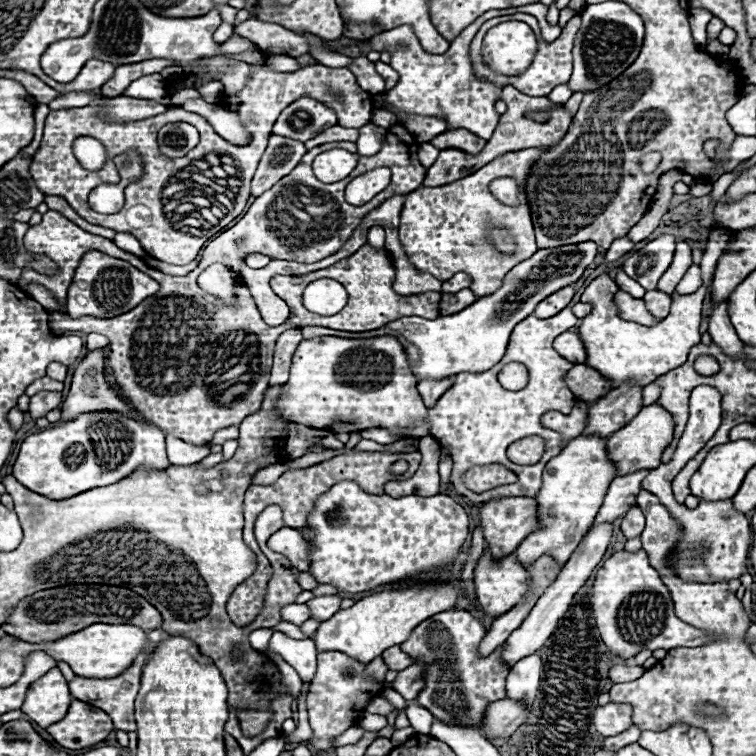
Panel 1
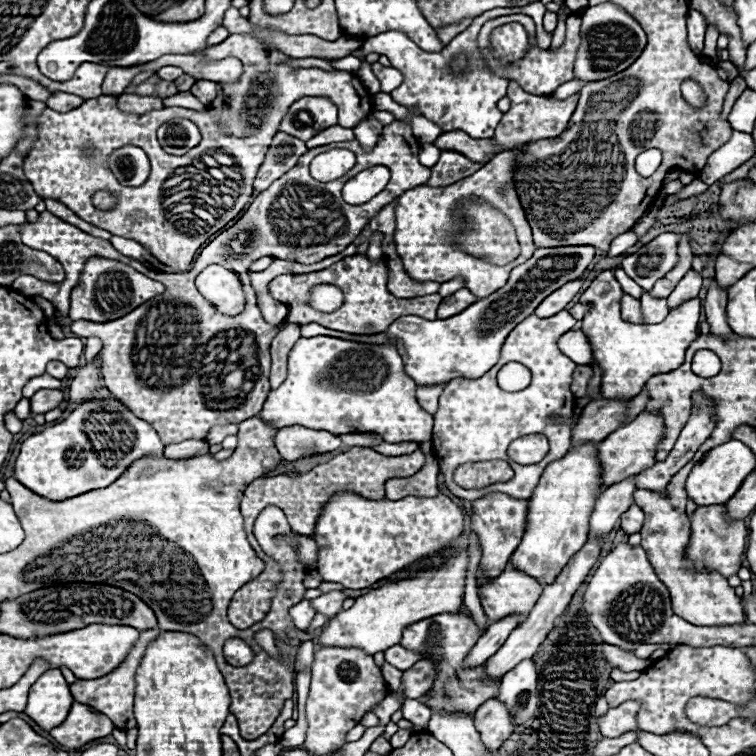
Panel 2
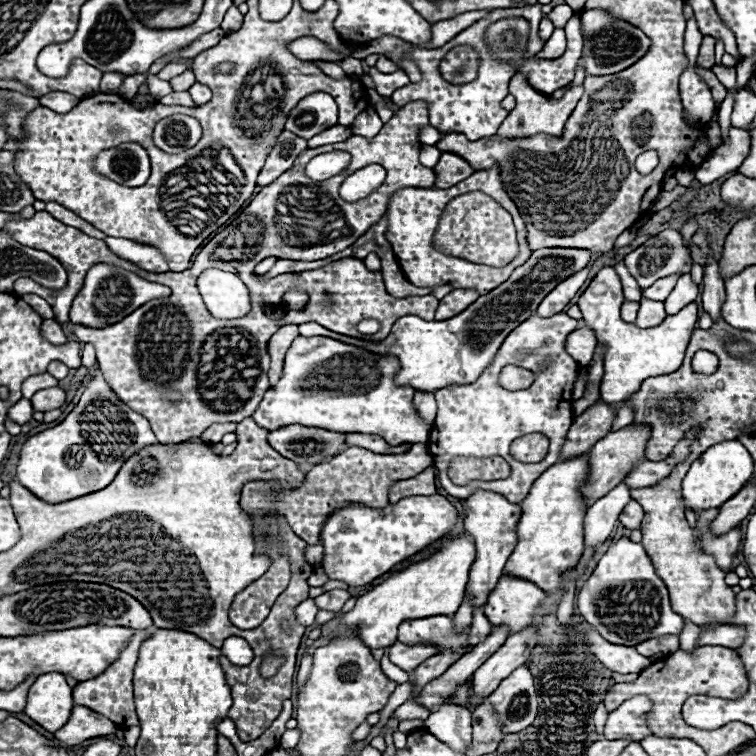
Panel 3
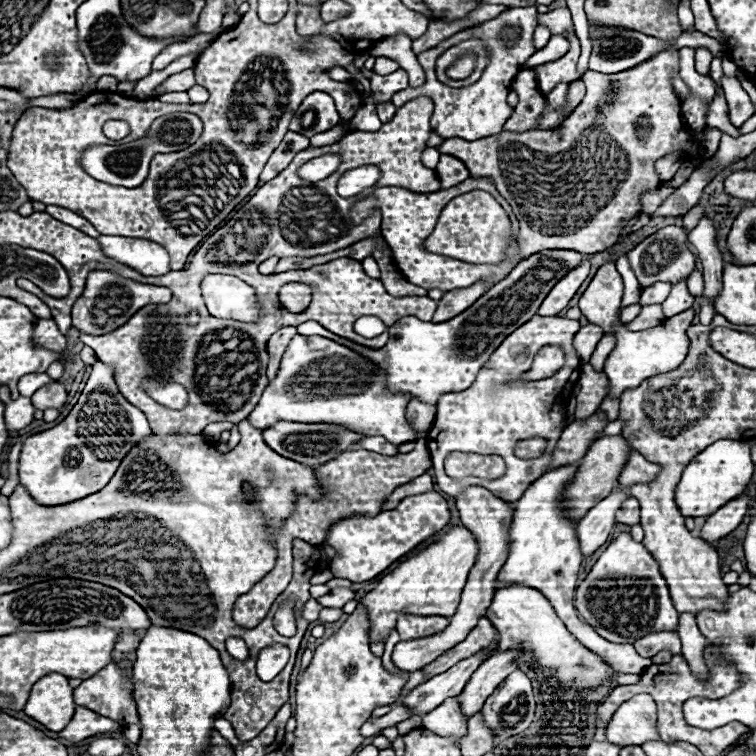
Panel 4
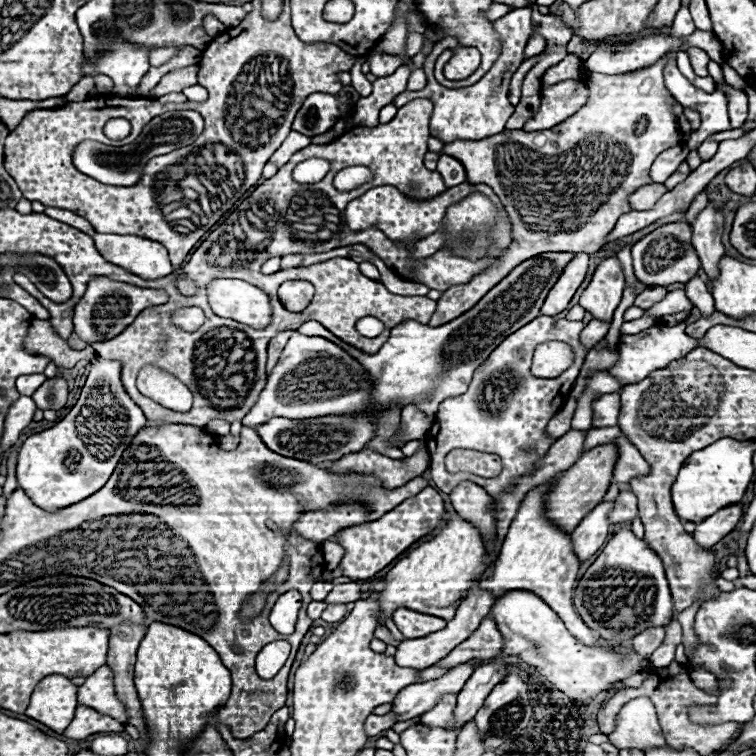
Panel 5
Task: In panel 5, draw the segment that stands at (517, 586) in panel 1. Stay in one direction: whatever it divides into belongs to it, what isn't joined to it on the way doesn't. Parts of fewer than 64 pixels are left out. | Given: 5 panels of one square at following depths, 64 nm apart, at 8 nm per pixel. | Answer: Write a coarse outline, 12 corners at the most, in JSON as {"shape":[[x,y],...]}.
{"shape":[[534,592],[496,598],[504,654],[584,702],[640,660],[584,646]]}

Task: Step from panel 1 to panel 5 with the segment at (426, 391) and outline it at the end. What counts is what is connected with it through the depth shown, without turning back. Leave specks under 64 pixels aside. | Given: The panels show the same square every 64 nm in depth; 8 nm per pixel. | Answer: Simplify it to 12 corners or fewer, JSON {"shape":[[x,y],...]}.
{"shape":[[416,406],[402,408],[400,440],[390,446],[404,446],[408,440],[424,438],[432,418]]}

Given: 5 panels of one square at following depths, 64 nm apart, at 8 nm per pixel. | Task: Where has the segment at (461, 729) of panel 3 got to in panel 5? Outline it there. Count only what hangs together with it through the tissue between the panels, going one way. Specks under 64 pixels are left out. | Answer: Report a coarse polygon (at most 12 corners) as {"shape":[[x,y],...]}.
{"shape":[[446,694],[420,716],[422,724],[444,730],[454,726],[456,696]]}

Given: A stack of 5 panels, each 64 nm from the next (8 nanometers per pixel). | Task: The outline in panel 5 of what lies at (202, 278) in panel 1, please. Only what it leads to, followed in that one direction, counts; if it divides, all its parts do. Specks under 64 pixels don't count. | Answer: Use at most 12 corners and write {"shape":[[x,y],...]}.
{"shape":[[214,278],[216,316],[252,328],[270,322],[268,296],[236,278]]}

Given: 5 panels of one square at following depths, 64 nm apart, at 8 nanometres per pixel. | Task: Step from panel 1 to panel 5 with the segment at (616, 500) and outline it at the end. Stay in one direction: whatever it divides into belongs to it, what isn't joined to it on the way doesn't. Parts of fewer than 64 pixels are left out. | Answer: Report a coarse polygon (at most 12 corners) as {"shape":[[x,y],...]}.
{"shape":[[600,502],[572,532],[574,552],[588,560],[608,538],[610,508]]}

